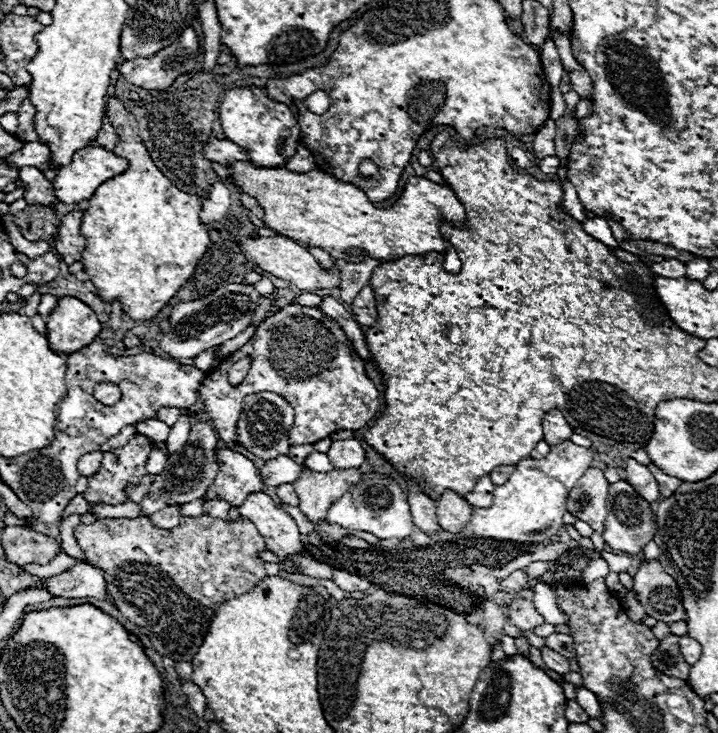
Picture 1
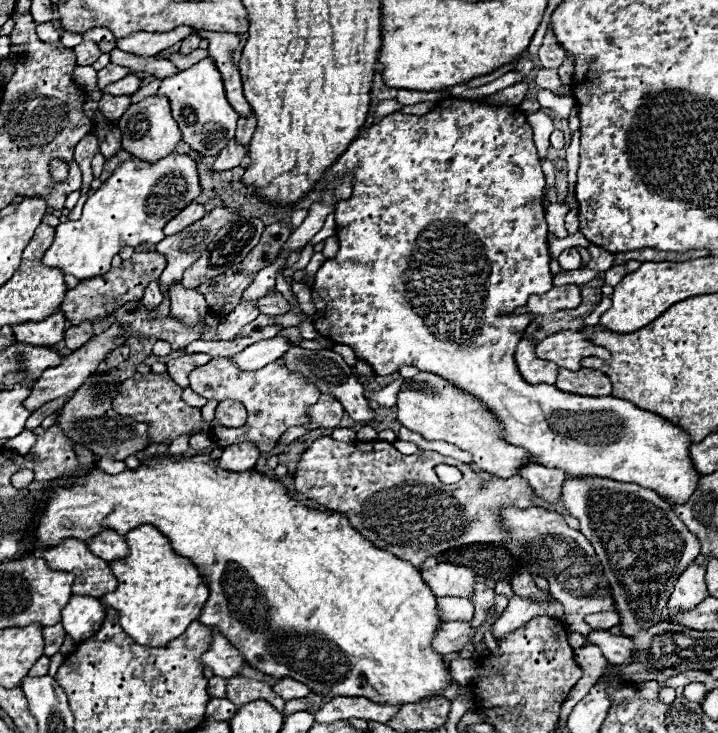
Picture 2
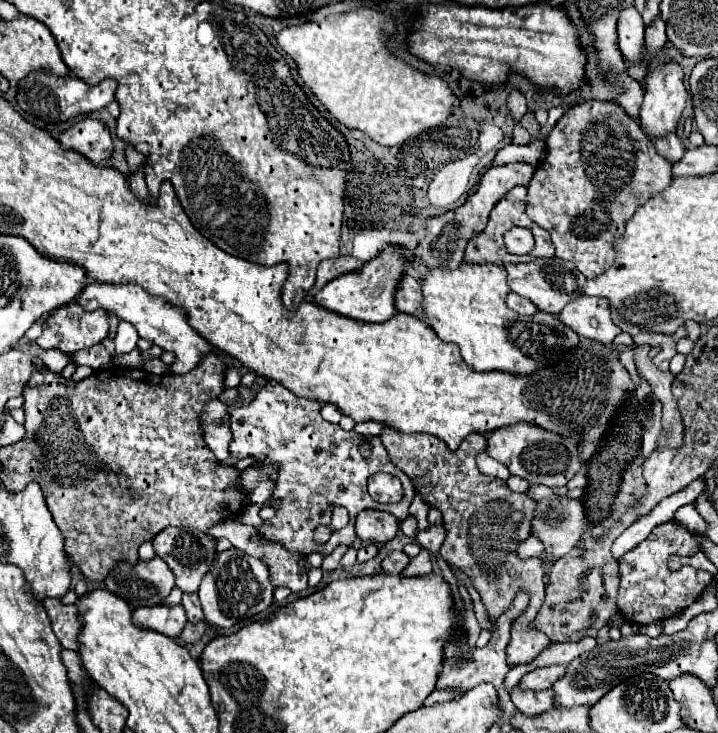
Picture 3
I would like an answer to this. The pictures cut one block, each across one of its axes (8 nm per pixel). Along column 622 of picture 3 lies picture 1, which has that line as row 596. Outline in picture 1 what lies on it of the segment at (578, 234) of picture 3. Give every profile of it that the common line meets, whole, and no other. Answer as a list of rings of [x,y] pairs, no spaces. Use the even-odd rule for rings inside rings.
[[[206,514],[198,518],[182,516],[180,524],[172,530],[160,530],[152,526],[148,516],[98,518],[94,524],[76,526],[74,536],[88,562],[104,570],[108,598],[116,602],[116,608],[130,622],[150,632],[148,636],[154,650],[176,662],[192,662],[208,632],[216,604],[220,604],[224,598],[228,600],[236,594],[252,590],[266,576],[262,560],[258,558],[258,552],[262,552],[266,544],[248,518],[224,522]]]

